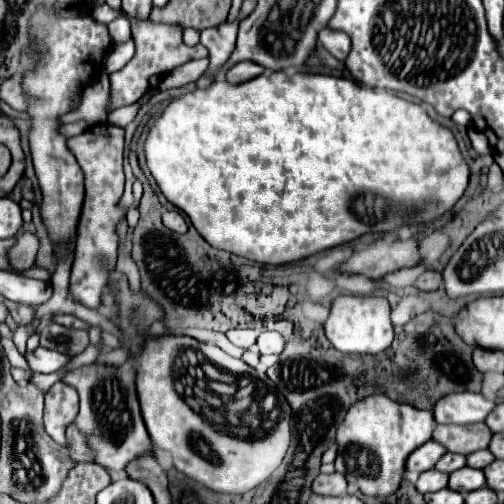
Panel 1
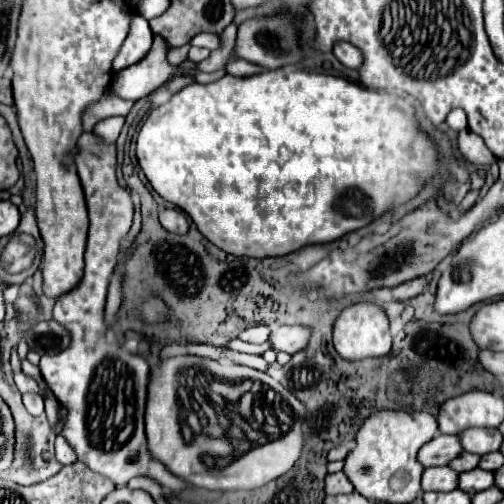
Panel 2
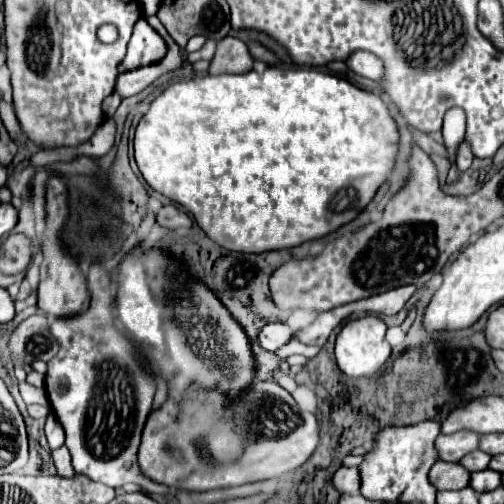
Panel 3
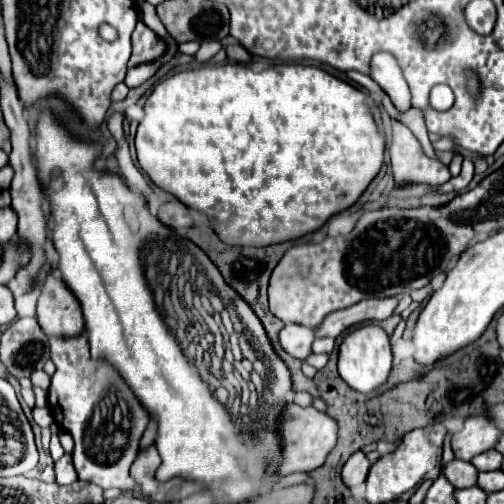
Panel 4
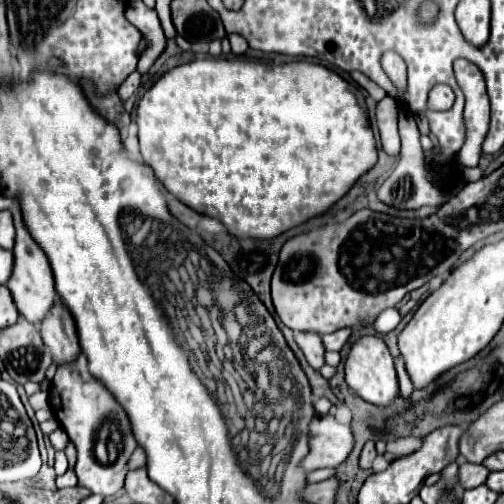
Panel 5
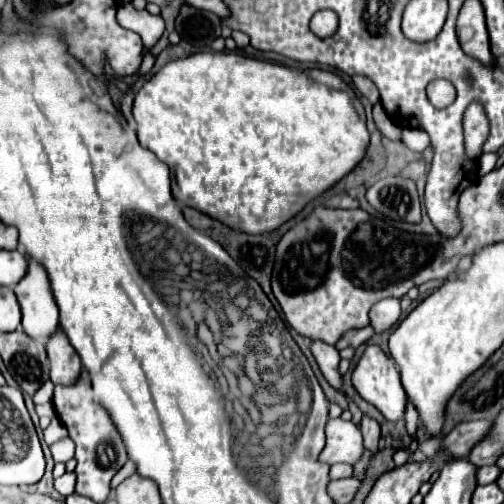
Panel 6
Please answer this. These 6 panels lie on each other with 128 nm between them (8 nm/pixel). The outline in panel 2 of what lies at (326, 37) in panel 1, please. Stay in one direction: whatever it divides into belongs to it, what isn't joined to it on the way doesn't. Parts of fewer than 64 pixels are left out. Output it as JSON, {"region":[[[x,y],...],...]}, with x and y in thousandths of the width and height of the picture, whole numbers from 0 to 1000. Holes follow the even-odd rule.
{"region":[[[690,83],[667,87],[663,111],[667,111],[683,131],[690,131],[690,135],[698,135],[698,139],[714,139],[714,131],[722,127],[722,107],[718,107],[718,99],[710,99],[706,91],[698,91],[698,87],[690,87]]]}

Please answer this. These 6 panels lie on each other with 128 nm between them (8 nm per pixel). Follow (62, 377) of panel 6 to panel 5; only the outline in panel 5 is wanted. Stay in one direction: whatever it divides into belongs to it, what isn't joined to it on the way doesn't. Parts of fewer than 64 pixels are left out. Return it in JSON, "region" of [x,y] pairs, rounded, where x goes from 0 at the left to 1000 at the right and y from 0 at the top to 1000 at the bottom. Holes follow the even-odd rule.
{"region":[[[119,595],[111,599],[111,611],[103,611],[103,619],[95,623],[95,635],[79,643],[79,663],[87,687],[103,698],[103,714],[111,726],[139,722],[159,706],[147,635]]]}

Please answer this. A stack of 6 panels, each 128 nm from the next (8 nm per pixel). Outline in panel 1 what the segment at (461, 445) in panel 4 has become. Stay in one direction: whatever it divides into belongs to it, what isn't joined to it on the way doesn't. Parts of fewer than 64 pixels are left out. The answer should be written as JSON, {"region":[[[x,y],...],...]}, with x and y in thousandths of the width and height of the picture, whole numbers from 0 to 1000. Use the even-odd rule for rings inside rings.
{"region":[[[849,873],[845,881],[837,881],[833,889],[825,889],[825,897],[817,897],[817,905],[810,909],[810,937],[845,937],[853,929],[865,925],[865,917],[885,901],[885,885],[865,877],[865,873]]]}

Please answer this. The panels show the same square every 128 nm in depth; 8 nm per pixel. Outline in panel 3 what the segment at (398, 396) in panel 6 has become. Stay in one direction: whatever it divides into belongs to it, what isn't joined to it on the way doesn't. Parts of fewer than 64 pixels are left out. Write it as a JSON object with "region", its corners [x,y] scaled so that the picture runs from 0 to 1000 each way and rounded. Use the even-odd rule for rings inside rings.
{"region":[[[722,627],[683,643],[667,671],[667,718],[671,730],[694,750],[746,746],[774,710],[774,683],[766,679],[766,643],[746,627]]]}

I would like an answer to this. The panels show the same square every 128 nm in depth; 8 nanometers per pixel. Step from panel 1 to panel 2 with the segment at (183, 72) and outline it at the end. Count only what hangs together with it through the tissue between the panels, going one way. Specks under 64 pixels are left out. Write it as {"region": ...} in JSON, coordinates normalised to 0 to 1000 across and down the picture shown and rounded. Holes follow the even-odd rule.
{"region":[[[456,48],[440,63],[437,75],[440,75],[440,91],[433,99],[417,103],[417,111],[393,127],[393,139],[403,143],[444,139],[448,147],[460,147],[460,151],[500,151],[500,147],[520,143],[516,131],[488,119],[476,119],[464,107],[464,75],[468,75],[468,52],[464,48]]]}

